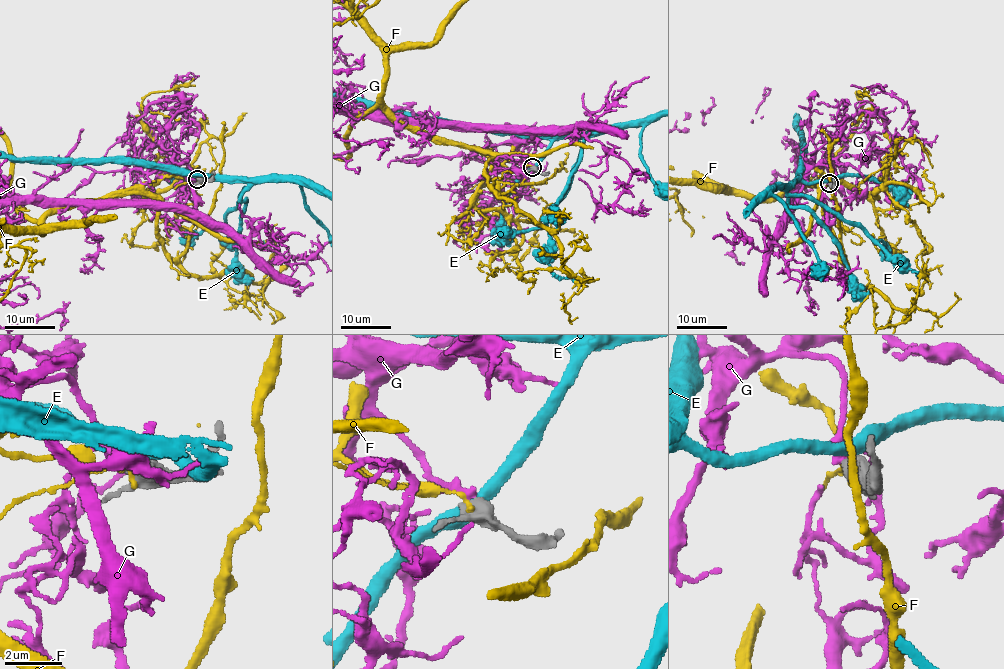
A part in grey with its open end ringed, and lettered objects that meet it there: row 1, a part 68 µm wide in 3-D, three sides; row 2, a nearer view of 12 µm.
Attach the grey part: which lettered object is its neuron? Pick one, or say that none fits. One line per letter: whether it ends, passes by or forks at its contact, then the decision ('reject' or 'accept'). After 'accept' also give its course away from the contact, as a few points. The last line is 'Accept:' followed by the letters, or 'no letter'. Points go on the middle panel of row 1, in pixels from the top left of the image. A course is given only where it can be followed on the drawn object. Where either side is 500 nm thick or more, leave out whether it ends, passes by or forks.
E: it passes by; reject
F: reject
G: it ends there; accept
Accept: G

